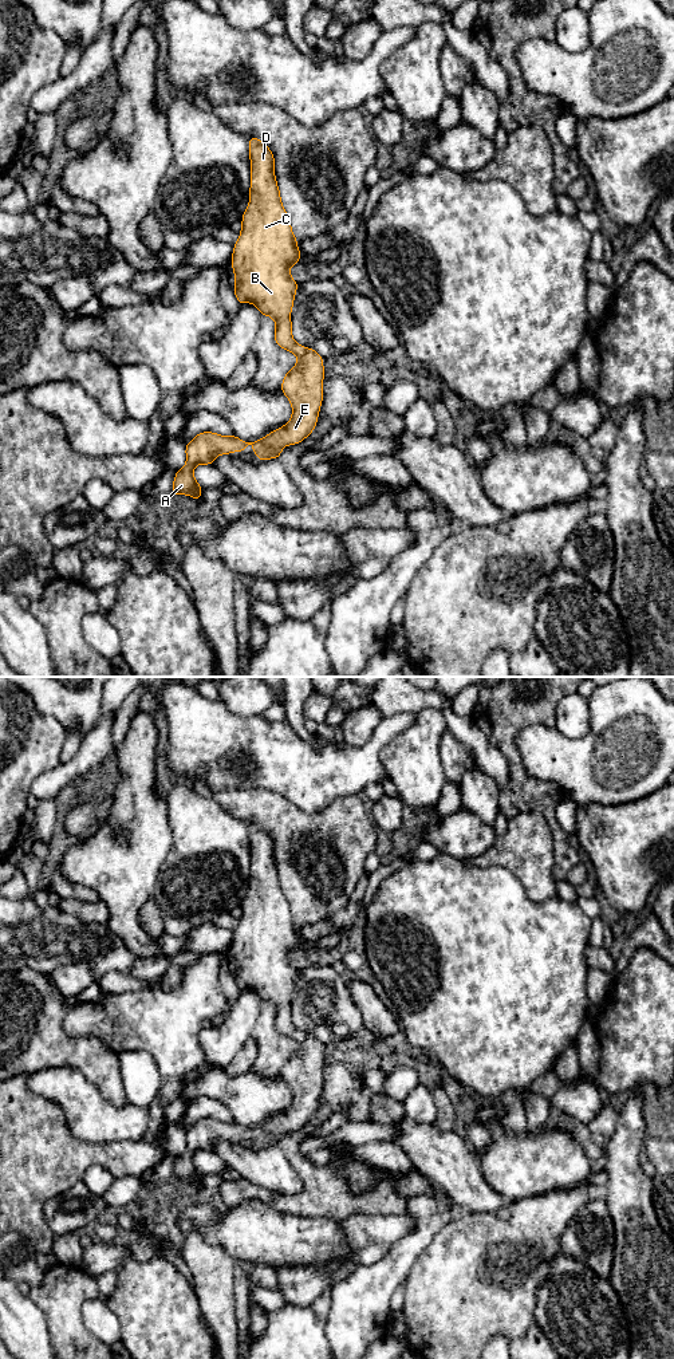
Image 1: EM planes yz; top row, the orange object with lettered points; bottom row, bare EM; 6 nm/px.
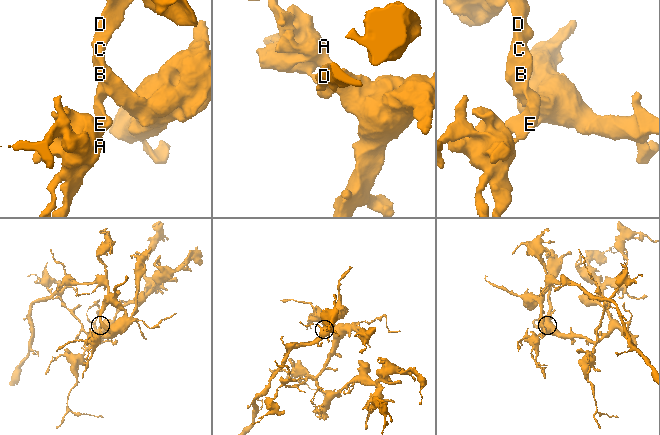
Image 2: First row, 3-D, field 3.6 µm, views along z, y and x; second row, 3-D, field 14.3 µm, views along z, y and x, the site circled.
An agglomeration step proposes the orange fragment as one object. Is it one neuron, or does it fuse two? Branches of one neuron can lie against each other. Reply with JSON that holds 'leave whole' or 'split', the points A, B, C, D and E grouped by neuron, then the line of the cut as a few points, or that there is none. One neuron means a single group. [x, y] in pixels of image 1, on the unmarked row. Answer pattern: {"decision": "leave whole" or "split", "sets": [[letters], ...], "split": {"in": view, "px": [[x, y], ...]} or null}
{"decision": "leave whole", "sets": [["A", "B", "C", "D", "E"]], "split": null}

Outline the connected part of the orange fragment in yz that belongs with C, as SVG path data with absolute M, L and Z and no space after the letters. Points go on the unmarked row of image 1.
M251 823L248 830L249 890L241 903L243 914L230 945L236 964L233 980L240 992L249 988L259 994L261 1004L272 1002L276 1031L297 1043L297 1049L284 1061L280 1072L292 1091L292 1104L255 1128L245 1128L234 1120L198 1119L185 1132L186 1150L176 1157L170 1182L188 1181L202 1186L204 1174L197 1170L193 1155L198 1150L213 1151L218 1141L244 1138L252 1131L257 1146L280 1145L284 1132L297 1131L314 1118L323 1088L324 1045L292 1024L291 997L299 970L289 954L303 942L281 890L275 843L257 823Z

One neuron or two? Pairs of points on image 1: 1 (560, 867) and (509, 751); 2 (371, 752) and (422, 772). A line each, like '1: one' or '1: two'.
1: one
2: two

